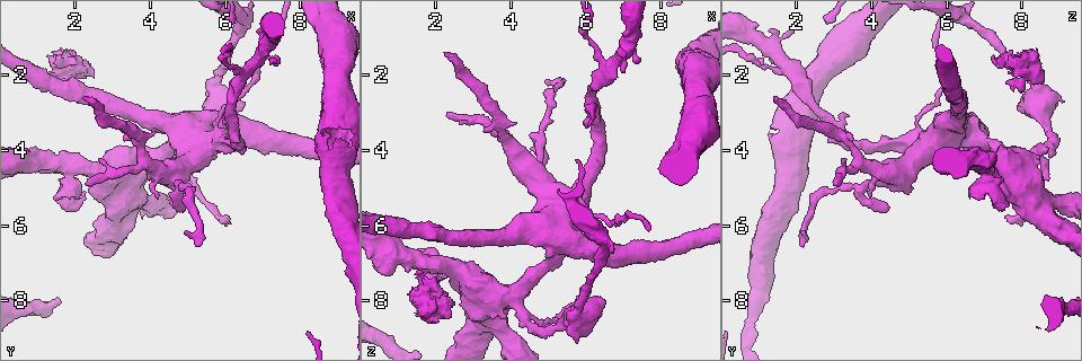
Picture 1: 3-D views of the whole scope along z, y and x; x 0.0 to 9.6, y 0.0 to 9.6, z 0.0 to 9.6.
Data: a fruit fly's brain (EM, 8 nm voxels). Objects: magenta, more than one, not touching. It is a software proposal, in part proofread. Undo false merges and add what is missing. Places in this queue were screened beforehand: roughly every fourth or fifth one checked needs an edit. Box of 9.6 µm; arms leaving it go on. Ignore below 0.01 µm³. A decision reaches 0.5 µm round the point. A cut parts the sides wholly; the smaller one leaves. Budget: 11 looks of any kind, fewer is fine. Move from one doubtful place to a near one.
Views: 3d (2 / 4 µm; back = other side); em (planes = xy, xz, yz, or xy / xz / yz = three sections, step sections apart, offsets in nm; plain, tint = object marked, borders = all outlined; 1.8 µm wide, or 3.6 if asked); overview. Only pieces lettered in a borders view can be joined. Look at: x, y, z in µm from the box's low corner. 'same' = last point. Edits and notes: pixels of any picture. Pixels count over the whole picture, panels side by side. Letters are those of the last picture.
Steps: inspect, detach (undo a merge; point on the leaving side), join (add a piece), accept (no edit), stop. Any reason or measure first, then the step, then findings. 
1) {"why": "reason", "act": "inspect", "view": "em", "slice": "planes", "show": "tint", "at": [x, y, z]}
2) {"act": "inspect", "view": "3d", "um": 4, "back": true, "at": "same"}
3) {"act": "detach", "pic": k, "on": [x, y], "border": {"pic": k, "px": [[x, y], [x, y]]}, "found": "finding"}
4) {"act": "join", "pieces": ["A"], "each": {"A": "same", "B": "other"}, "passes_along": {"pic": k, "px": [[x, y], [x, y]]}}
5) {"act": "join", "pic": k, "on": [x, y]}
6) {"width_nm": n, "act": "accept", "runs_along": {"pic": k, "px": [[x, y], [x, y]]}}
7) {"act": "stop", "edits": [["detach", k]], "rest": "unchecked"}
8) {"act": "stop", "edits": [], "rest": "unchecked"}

{"why": "sharp bend", "act": "inspect", "view": "em", "slice": "xy", "step": 16, "show": "tint", "at": [4.45, 3.95, 8.50]}

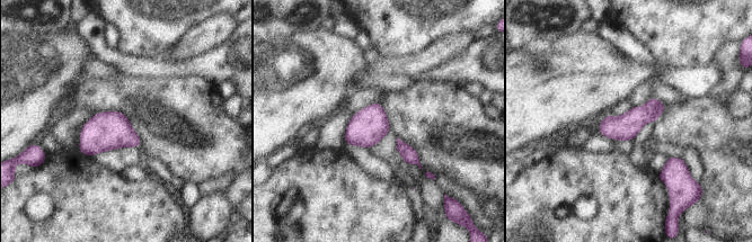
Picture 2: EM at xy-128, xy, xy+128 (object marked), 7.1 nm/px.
{"why": "cut it another way", "act": "inspect", "view": "em", "slice": "planes", "show": "borders", "at": "same"}

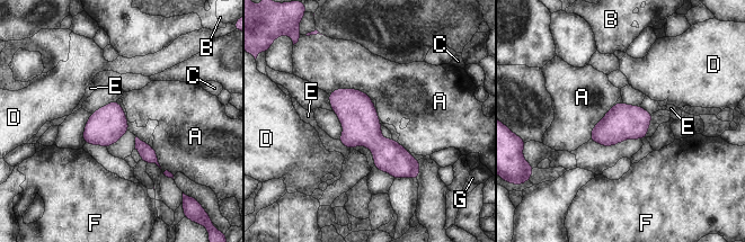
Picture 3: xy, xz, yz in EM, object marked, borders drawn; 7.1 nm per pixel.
{"act": "accept", "each": {"A": "other", "B": "other", "C": "other", "D": "other", "E": "other", "F": "other", "G": "other"}, "runs_along": {"pic": 3, "px": [[331, 96], [398, 162], [413, 172]]}, "found": "continuous, no second neuron"}

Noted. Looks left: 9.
{"why": "thick turns thin", "act": "inspect", "view": "3d", "um": 4, "at": [5.40, 3.70, 6.65]}

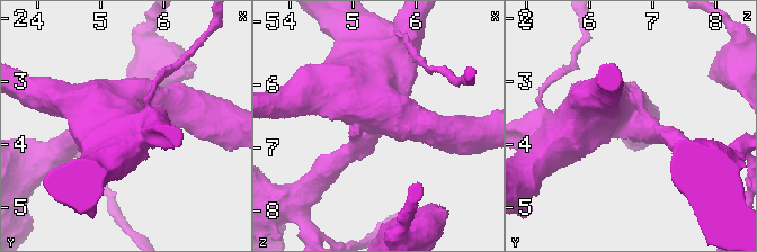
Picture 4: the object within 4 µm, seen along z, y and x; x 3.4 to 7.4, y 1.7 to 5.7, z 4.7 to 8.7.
{"why": "shape alone is not enough", "act": "inspect", "view": "em", "um": 3.6, "slice": "xz", "step": 4, "show": "tint", "at": [5.40, 3.70, 6.65]}

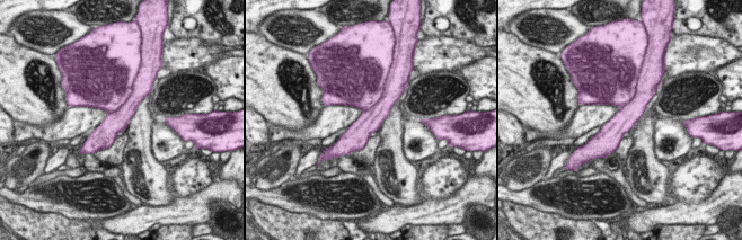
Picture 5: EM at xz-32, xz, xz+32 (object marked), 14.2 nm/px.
{"why": "another direction", "act": "inspect", "view": "em", "um": 3.6, "slice": "planes", "show": "borders", "at": "same"}

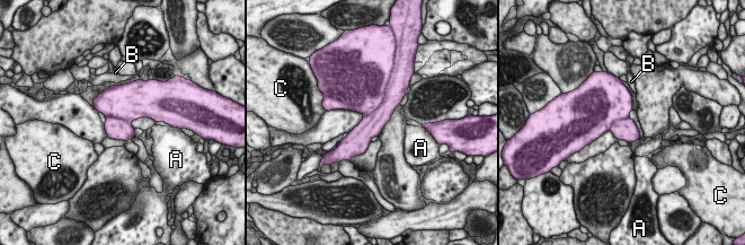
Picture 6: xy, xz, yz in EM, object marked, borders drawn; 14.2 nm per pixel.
{"act": "detach", "pic": 6, "on": [367, 94], "each": {"A": "other", "B": "other", "C": "other"}, "border": {"pic": 6, "px": [[387, 89], [383, 102], [365, 116]]}, "found": "a second neuron is stuck on"}

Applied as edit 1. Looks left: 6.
{"why": "see it whole again", "act": "inspect", "view": "overview"}

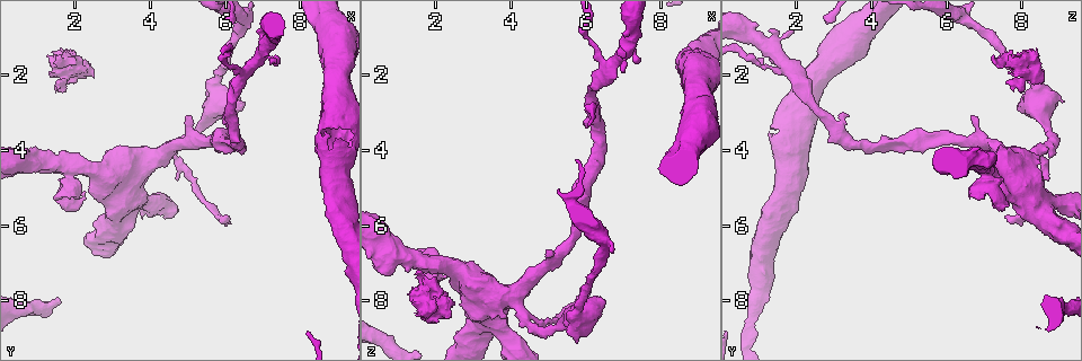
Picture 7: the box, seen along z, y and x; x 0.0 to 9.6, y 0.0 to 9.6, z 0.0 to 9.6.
{"act": "inspect", "view": "3d", "um": 4, "at": [6.05, 5.80, 7.55]}

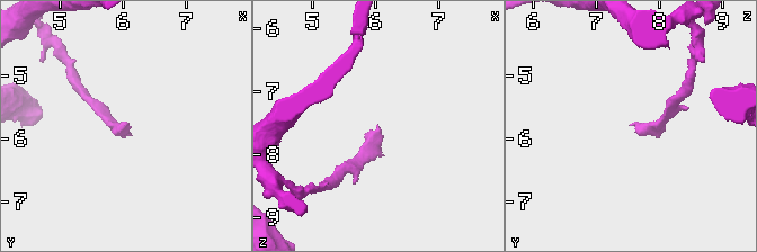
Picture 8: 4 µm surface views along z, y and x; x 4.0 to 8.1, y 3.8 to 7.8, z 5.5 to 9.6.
{"why": "need the tissue", "act": "inspect", "view": "em", "slice": "xz", "step": 8, "show": "borders", "at": [6.05, 5.75, 7.60]}

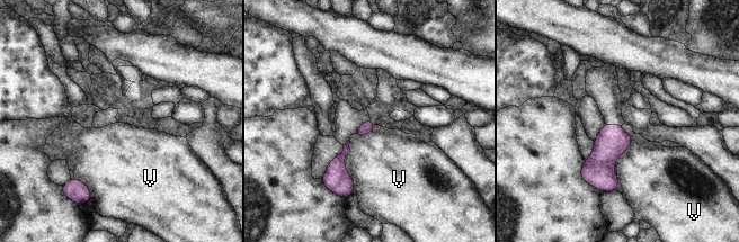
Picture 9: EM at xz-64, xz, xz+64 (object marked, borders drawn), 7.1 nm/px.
{"act": "accept", "each": {"V": "other"}, "border": {"pic": 9, "px": [[348, 140], [344, 166], [352, 193]]}, "found": "no lettered piece goes on from it"}

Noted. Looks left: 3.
{"act": "stop", "edits": [["detach", 6]], "rest": "unchecked"}

